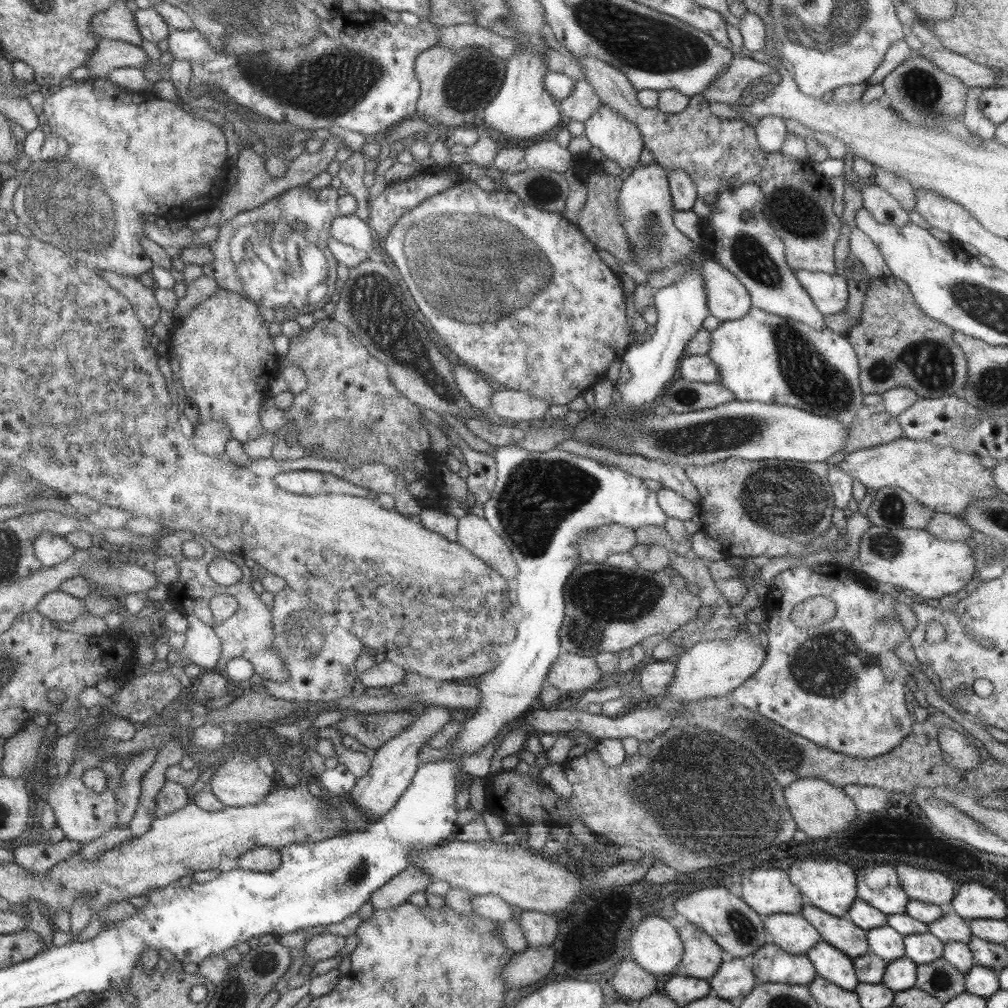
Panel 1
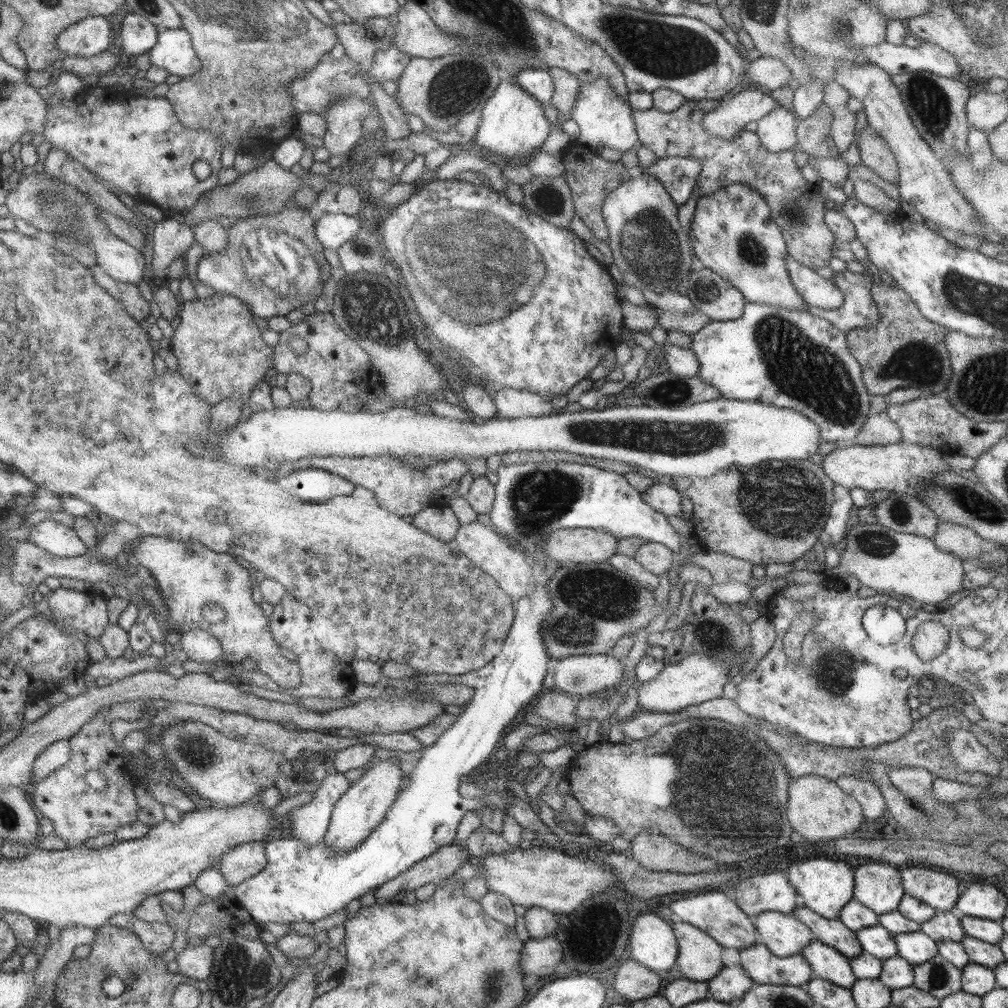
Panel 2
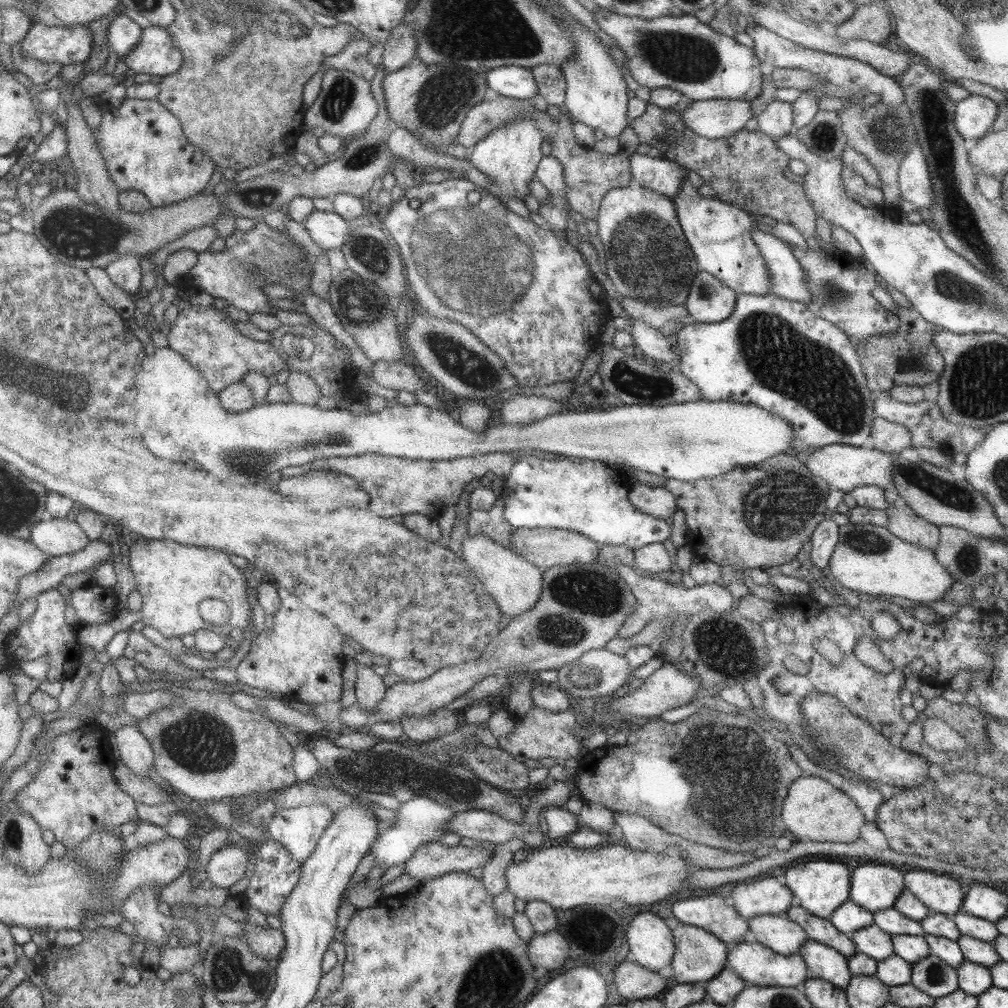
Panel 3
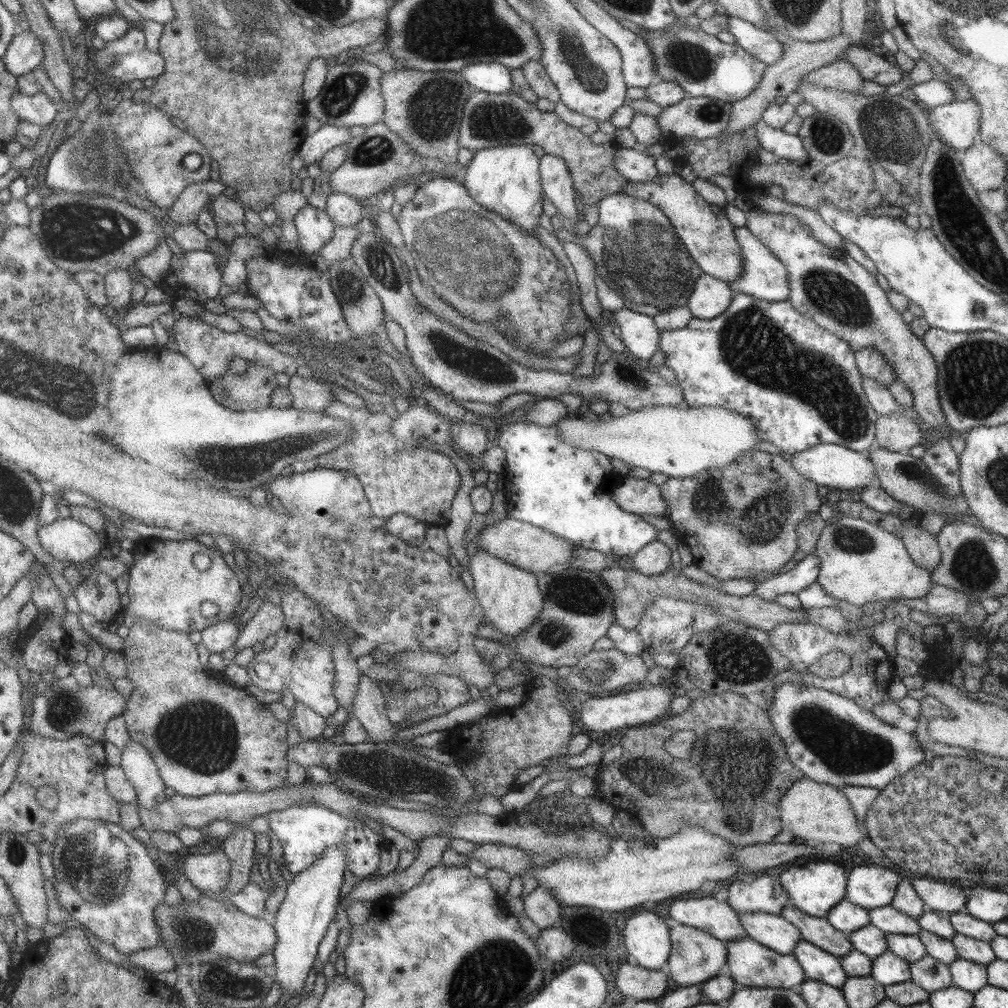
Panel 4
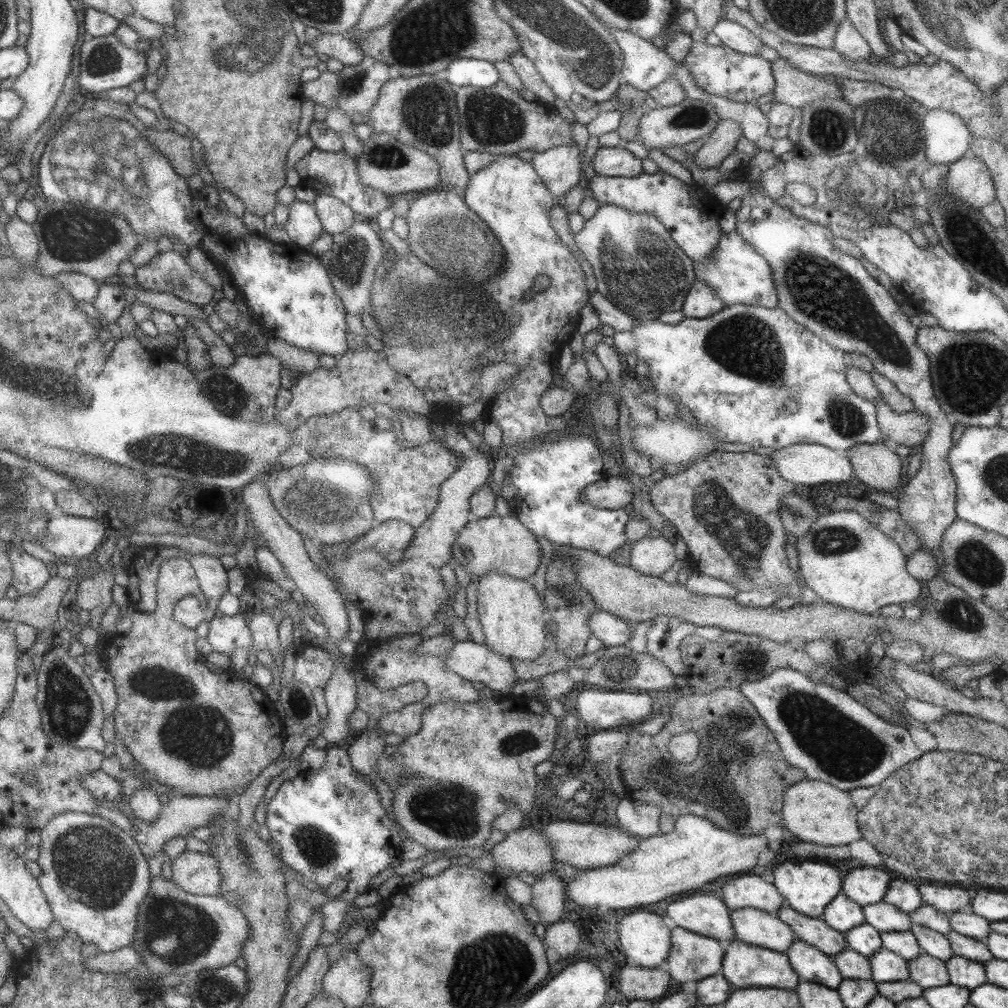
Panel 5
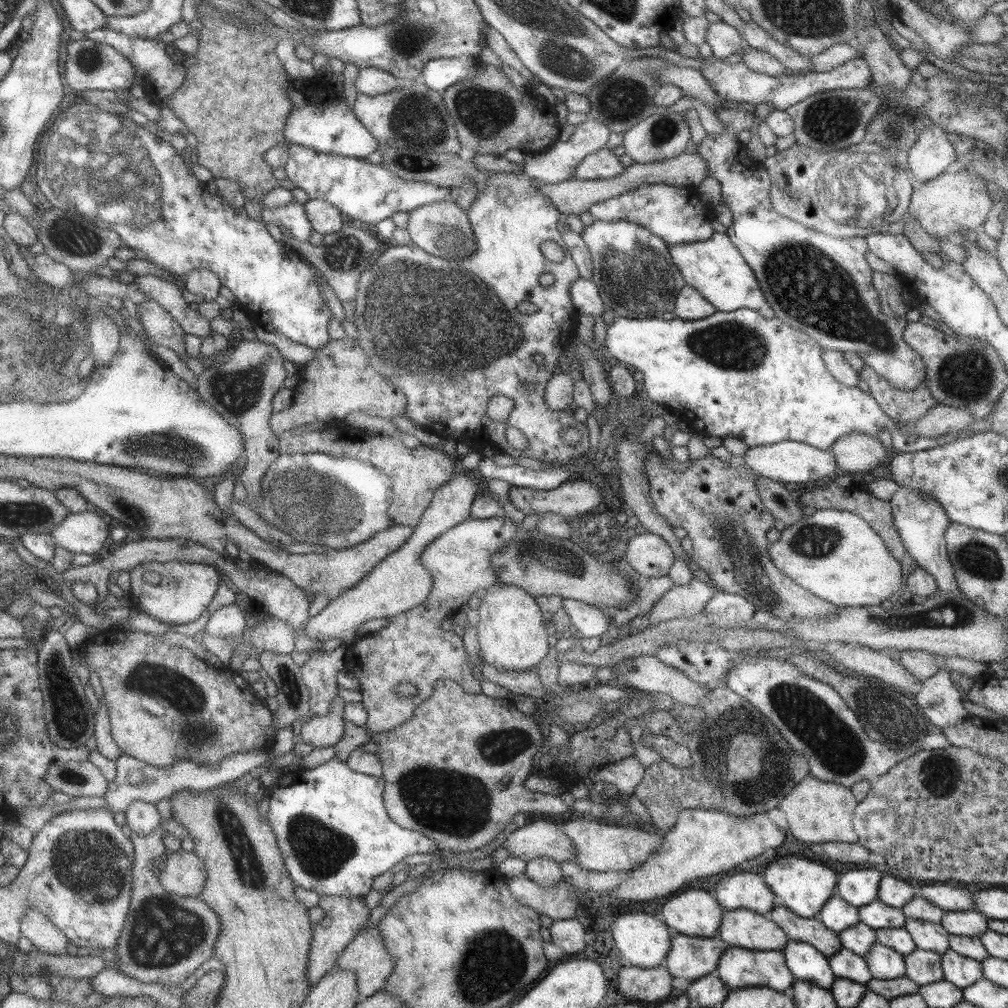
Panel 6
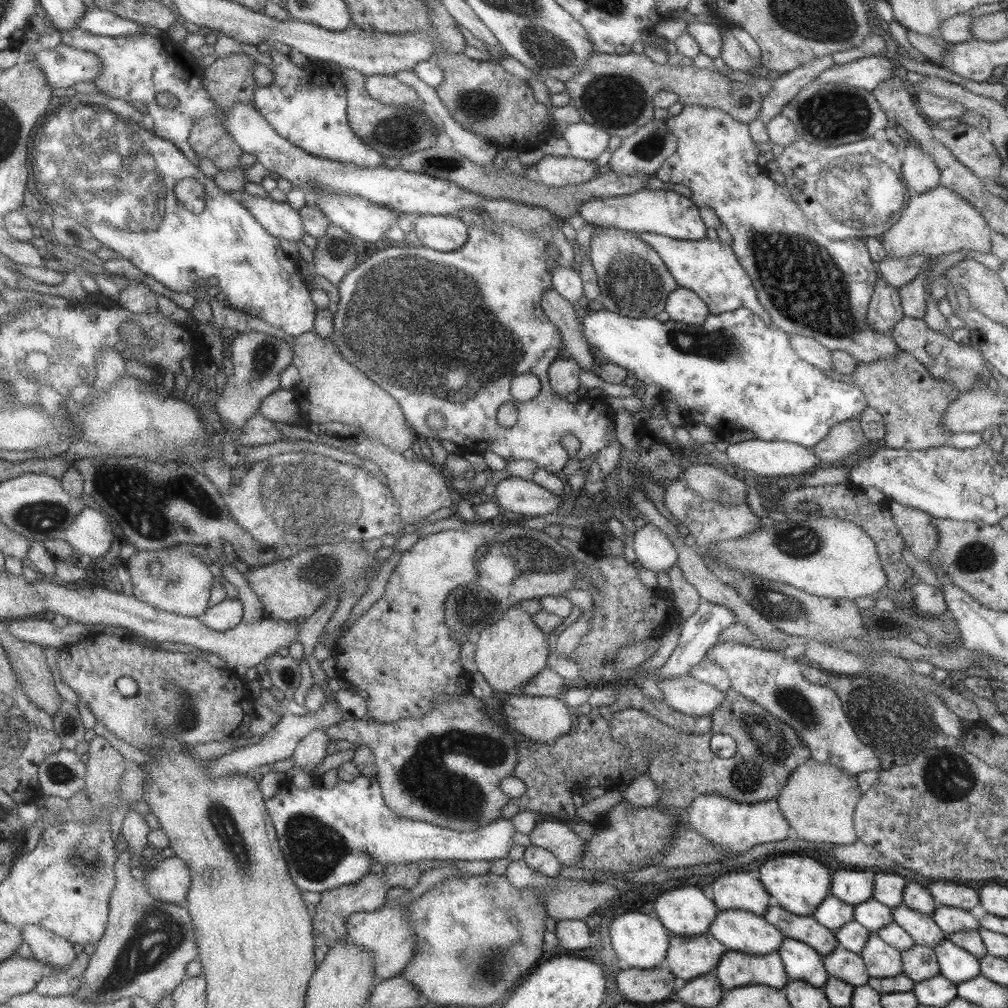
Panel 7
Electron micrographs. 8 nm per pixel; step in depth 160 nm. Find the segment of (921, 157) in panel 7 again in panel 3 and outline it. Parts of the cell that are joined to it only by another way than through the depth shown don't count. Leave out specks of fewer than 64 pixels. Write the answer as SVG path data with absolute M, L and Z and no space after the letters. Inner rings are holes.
M971 95L959 100L953 112L953 125L961 139L981 139L990 131L997 114L997 104L985 96Z

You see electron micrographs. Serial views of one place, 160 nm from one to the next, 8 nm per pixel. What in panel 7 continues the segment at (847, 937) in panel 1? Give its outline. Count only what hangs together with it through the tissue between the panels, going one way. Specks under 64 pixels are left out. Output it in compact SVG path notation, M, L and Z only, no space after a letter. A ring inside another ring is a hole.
M772 902L762 917L784 937L804 942L823 956L837 946L834 931L821 926L812 915L797 916Z

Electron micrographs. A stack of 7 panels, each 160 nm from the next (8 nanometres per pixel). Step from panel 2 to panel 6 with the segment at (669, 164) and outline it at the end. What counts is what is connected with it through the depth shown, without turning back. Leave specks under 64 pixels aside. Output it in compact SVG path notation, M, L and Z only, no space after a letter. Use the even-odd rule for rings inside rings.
M604 147L597 152L585 156L572 170L572 176L579 180L606 179L619 174L625 167L619 163L618 157Z

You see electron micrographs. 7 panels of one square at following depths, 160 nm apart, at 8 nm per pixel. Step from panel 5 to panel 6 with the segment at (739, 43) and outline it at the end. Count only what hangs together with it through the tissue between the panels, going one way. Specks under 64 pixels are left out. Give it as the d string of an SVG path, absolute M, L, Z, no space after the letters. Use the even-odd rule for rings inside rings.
M721 20L716 21L714 24L709 23L706 26L704 41L709 45L712 56L716 58L724 59L745 47L745 43L737 29Z

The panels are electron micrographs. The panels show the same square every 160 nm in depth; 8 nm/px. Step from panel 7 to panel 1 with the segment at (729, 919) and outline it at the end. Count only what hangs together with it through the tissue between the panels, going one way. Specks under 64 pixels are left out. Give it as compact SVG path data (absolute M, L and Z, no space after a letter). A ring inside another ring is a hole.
M775 913L760 916L767 932L768 942L787 954L806 954L819 941L819 933L800 913Z

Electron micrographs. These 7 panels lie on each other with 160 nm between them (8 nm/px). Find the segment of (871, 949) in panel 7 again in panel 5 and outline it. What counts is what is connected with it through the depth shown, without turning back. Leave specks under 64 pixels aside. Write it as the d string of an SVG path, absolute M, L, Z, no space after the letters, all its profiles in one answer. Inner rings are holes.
M881 947L868 957L871 980L875 982L896 981L908 978L907 961L894 952Z

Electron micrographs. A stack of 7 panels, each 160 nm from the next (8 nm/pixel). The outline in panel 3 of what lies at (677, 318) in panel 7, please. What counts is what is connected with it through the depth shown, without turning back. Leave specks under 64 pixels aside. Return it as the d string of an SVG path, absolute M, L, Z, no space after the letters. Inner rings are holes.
M699 270L684 306L692 322L721 322L733 312L737 295L711 274Z

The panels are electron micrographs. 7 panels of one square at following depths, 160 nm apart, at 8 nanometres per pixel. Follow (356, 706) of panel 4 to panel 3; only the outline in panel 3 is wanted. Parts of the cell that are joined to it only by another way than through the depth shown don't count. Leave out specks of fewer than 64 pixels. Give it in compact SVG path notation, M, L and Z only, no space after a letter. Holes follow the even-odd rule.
M358 665L356 668L355 699L361 711L373 713L379 700L383 699L385 684L379 676L371 670L371 667Z

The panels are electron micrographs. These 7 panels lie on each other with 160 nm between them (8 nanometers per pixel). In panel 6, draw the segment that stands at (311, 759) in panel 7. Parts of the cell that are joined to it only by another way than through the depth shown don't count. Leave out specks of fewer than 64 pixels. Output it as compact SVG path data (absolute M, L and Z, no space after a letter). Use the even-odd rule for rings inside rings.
M338 696L331 701L329 713L325 716L313 715L301 725L298 741L311 744L311 748L334 746L343 734L343 706Z

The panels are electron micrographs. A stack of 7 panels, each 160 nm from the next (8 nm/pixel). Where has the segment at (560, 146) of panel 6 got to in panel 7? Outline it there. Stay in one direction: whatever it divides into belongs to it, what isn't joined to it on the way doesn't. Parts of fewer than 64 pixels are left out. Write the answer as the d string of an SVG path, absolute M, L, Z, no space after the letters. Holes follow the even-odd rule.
M579 121L565 128L562 140L567 142L567 157L594 161L604 150L607 150L609 134L599 127Z

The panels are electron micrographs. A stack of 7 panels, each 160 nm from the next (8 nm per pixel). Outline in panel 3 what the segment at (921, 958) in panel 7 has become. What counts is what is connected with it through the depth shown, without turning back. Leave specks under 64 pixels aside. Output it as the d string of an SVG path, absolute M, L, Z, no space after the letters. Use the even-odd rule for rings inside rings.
M934 954L914 962L910 983L933 998L939 998L958 989L955 967L945 964Z

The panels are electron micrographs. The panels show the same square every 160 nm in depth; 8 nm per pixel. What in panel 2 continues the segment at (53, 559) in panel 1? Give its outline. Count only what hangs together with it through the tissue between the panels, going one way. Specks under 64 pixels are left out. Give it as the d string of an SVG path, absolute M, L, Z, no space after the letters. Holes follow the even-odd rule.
M51 519L35 523L29 530L28 540L57 558L77 557L87 553L87 547L73 527L68 528Z

